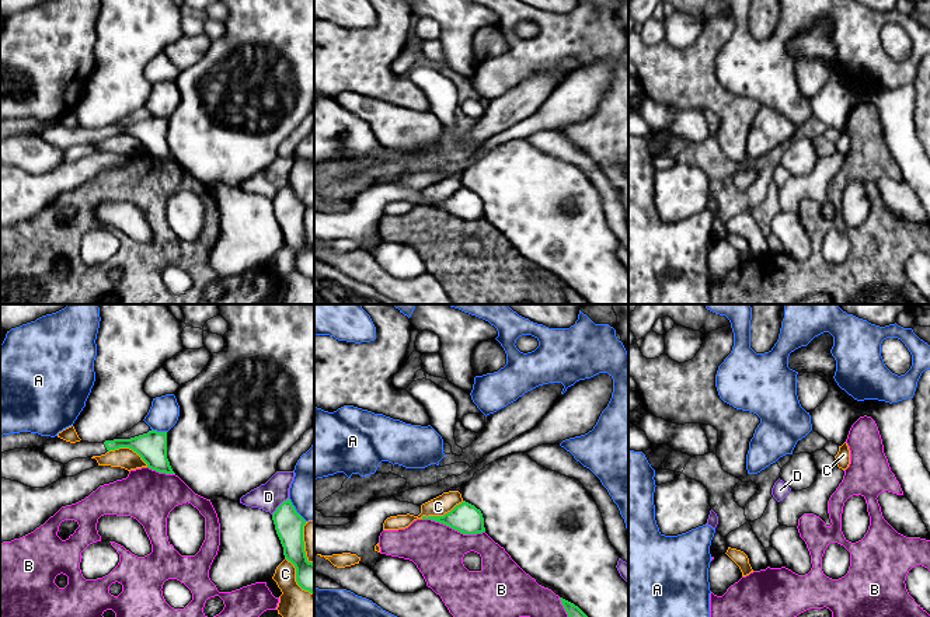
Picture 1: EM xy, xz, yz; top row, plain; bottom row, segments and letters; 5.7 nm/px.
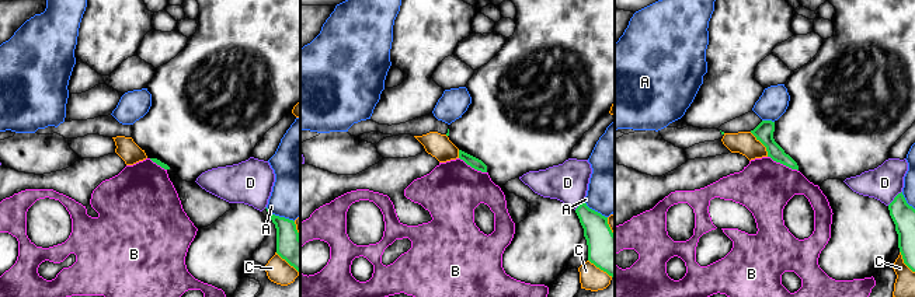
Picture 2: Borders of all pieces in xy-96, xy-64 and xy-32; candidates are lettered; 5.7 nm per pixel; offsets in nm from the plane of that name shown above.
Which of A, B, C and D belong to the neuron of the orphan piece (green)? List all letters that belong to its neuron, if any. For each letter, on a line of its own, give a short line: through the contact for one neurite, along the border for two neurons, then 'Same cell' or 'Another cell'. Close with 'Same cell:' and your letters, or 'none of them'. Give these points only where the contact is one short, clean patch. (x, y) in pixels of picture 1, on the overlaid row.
A: Another cell
B: Another cell
C: Another cell
D: Another cell
Same cell: none of them

